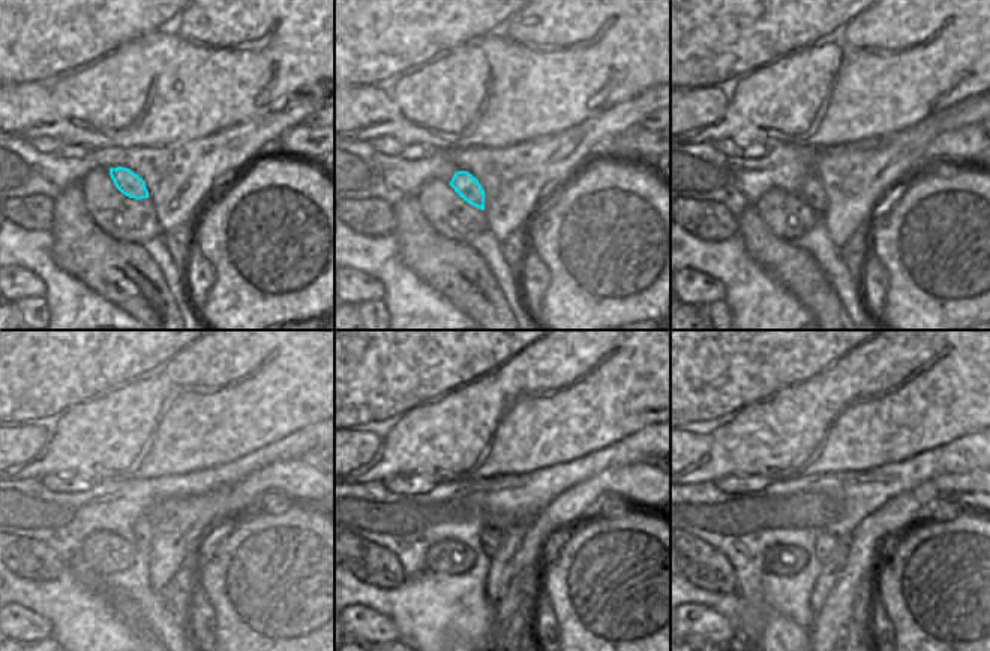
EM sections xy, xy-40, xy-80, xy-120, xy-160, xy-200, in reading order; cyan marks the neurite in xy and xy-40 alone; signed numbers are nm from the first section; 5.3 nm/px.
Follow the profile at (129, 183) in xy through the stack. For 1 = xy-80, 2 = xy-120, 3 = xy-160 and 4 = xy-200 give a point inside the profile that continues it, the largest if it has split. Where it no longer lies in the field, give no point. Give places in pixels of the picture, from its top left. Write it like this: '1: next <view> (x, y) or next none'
1: next xy-80 (812, 194)
2: next xy-120 (141, 531)
3: next xy-160 (491, 540)
4: next xy-200 (825, 545)

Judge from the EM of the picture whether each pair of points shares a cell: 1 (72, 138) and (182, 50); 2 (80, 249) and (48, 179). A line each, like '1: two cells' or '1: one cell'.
1: one cell
2: two cells

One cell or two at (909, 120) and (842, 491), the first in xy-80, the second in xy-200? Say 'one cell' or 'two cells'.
two cells

